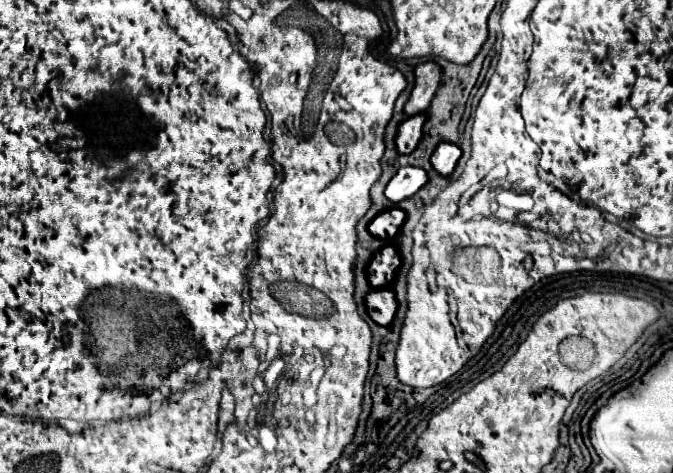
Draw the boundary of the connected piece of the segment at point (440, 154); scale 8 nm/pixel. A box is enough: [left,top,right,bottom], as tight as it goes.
[430,141,462,177]

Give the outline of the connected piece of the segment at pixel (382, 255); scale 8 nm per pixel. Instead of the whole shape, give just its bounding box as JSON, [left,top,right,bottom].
[368,245,400,289]

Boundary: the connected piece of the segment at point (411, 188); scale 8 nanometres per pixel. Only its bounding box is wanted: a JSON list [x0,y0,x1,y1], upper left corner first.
[386,167,428,203]

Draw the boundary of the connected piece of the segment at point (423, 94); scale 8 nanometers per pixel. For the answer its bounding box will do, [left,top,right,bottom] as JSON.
[404,61,442,115]

